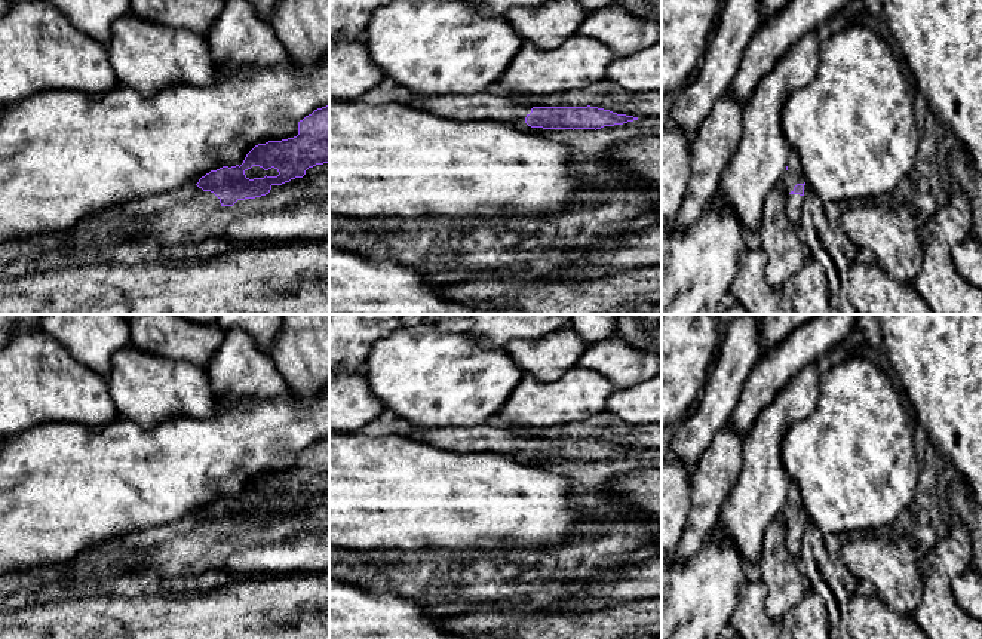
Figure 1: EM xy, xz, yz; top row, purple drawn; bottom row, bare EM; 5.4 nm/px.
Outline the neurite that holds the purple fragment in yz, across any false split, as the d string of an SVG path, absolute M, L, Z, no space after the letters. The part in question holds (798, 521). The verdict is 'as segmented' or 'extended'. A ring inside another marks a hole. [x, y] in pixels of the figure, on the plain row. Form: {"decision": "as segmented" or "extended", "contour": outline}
{"decision": "extended", "contour": "M791 482L788 488L788 497L786 503L782 510L785 516L785 523L788 526L786 529L786 546L791 553L791 556L798 562L801 549L803 549L803 540L804 540L804 507L800 500L800 488L797 482Z"}

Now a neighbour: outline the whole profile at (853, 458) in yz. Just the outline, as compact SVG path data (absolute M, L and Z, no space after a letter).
M863 356L837 363L820 375L817 405L810 417L794 423L786 431L782 463L800 488L804 514L823 535L889 531L900 511L914 501L918 486L920 461L914 426L889 375Z

